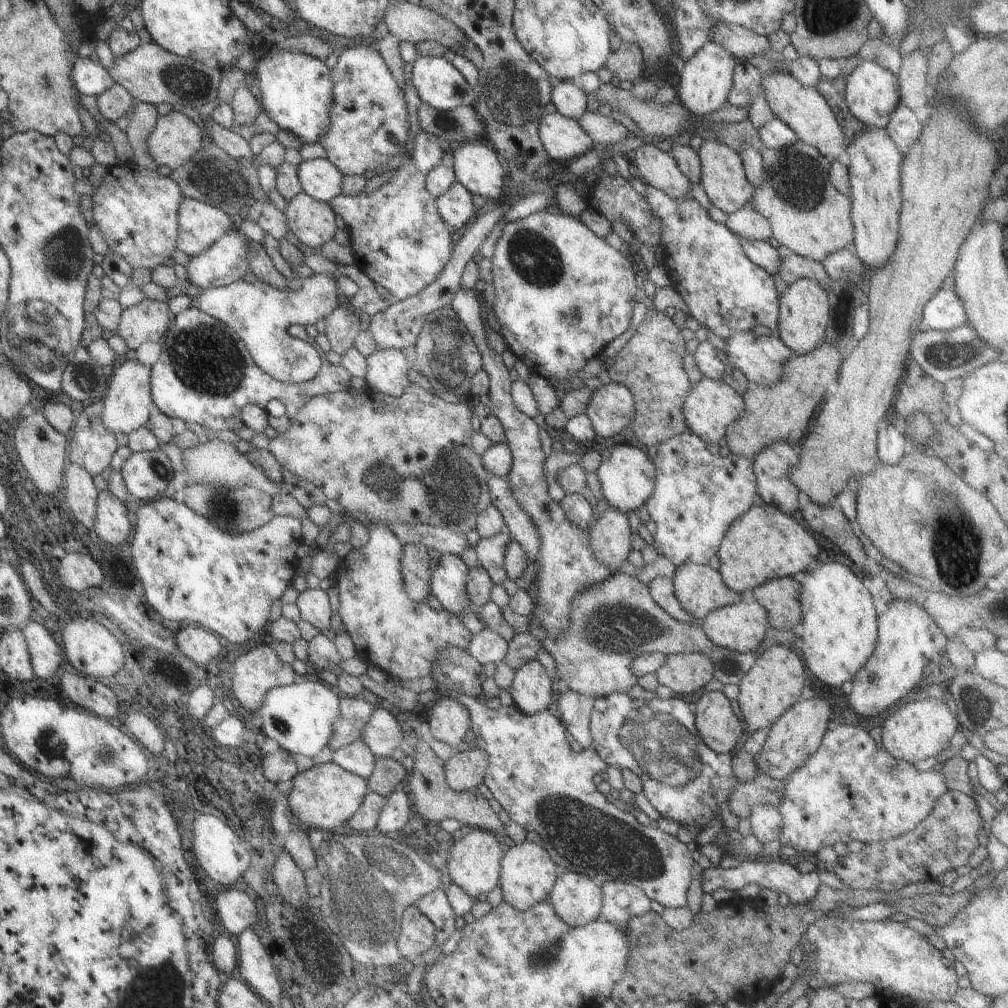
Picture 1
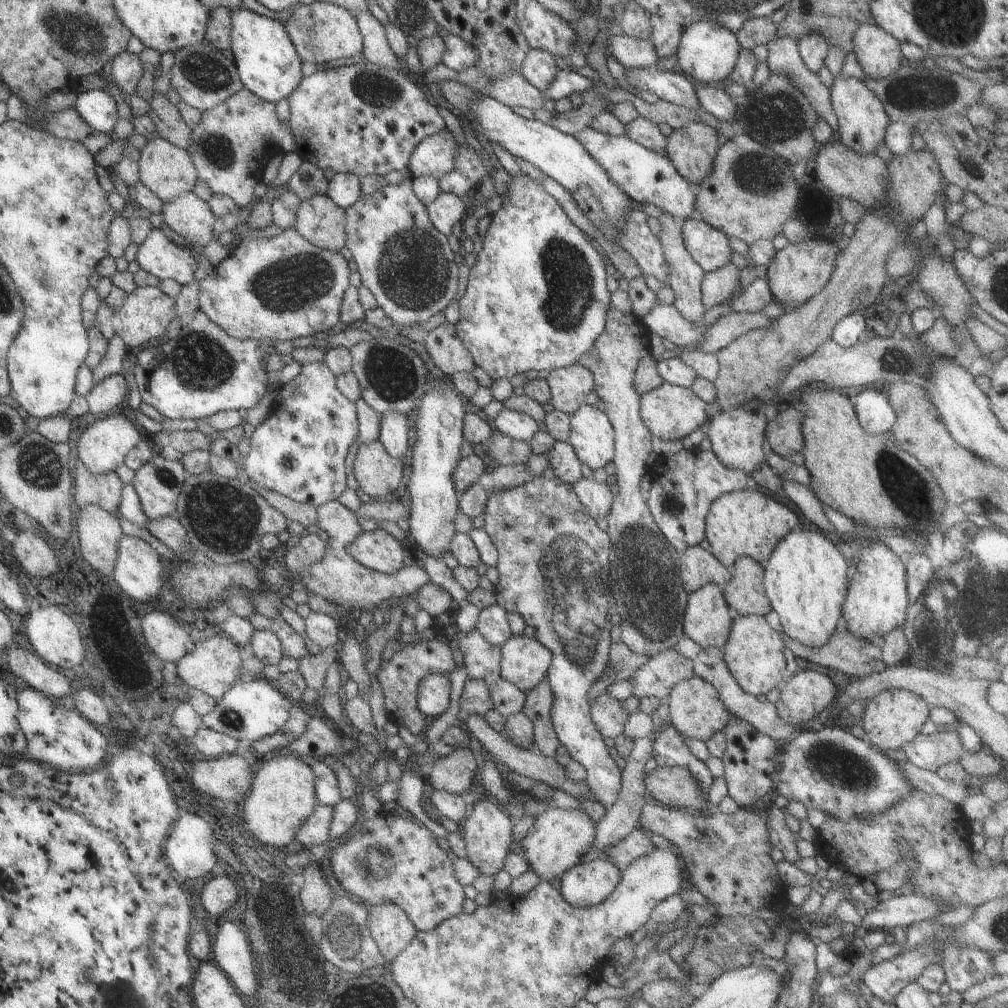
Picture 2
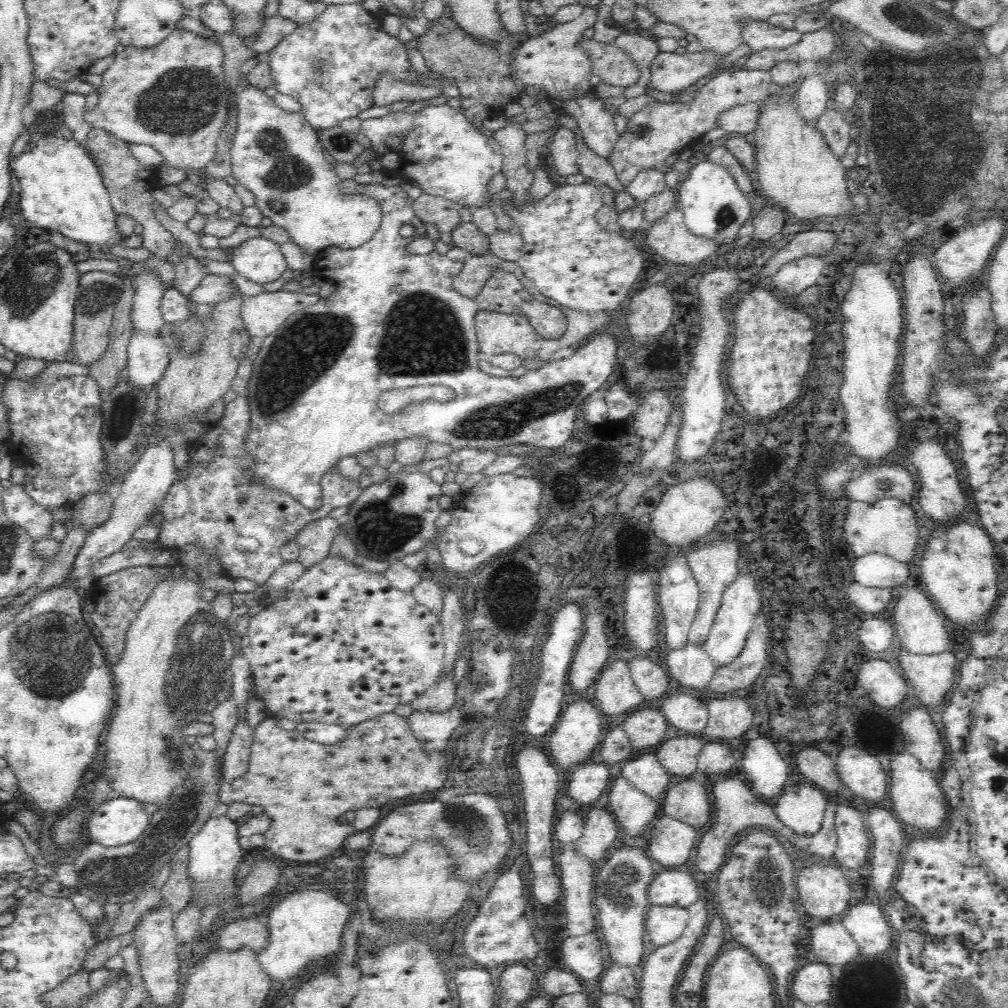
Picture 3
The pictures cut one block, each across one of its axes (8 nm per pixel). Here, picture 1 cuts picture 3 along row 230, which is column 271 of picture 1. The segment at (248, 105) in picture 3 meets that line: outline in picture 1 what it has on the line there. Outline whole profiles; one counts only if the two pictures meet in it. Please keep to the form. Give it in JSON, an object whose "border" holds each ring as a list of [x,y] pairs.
{"border":[[[313,273],[296,285],[276,289],[264,282],[247,283],[243,280],[224,287],[207,287],[189,298],[188,306],[224,322],[243,341],[251,360],[269,376],[286,383],[309,380],[319,370],[318,352],[301,339],[285,331],[291,324],[304,327],[322,320],[342,303],[336,290],[335,274]]]}

